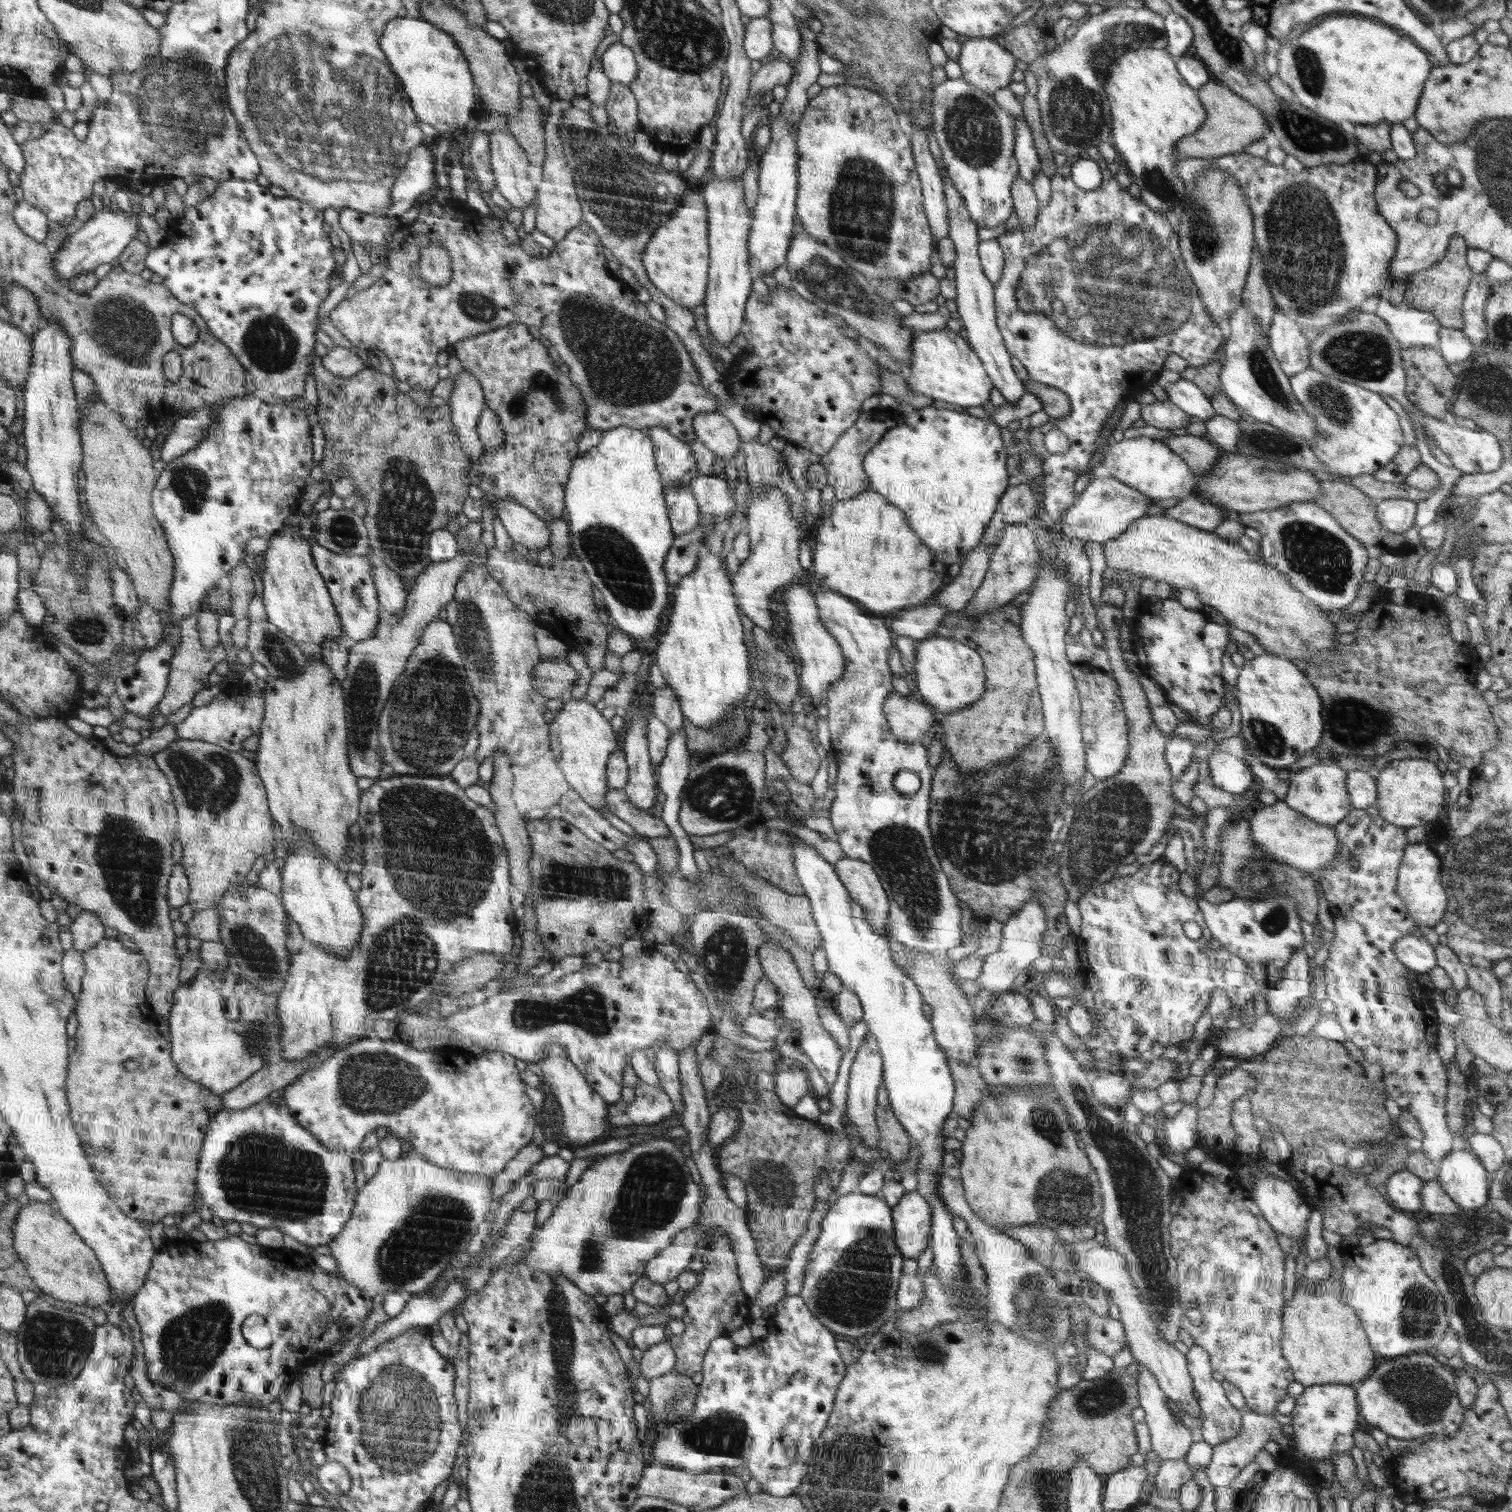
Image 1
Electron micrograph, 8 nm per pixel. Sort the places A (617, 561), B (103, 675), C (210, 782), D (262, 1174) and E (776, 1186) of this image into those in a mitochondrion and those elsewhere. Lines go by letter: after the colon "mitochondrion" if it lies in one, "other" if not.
A: mitochondrion
B: other
C: mitochondrion
D: mitochondrion
E: mitochondrion

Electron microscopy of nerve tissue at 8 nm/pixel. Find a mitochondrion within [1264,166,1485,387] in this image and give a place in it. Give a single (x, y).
(1365, 355)

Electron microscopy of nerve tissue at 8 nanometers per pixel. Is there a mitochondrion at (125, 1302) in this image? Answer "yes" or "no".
no

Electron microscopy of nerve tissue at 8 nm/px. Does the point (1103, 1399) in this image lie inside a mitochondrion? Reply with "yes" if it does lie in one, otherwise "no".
yes

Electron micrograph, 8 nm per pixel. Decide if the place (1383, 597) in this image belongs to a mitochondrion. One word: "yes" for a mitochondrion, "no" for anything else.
no

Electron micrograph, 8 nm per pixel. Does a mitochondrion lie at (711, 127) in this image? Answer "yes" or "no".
no

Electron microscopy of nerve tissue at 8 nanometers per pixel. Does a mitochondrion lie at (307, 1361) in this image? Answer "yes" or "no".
no

